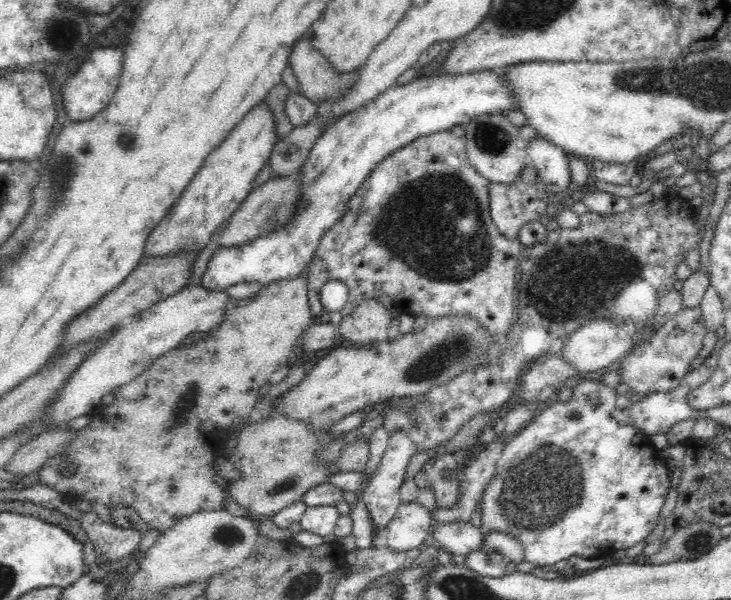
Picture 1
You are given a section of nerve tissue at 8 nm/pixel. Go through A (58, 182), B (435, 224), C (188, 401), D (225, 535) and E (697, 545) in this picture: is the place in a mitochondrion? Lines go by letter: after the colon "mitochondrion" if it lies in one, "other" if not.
A: mitochondrion
B: mitochondrion
C: mitochondrion
D: mitochondrion
E: mitochondrion

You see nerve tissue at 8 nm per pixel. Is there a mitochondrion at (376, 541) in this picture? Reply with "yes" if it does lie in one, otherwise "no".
no

